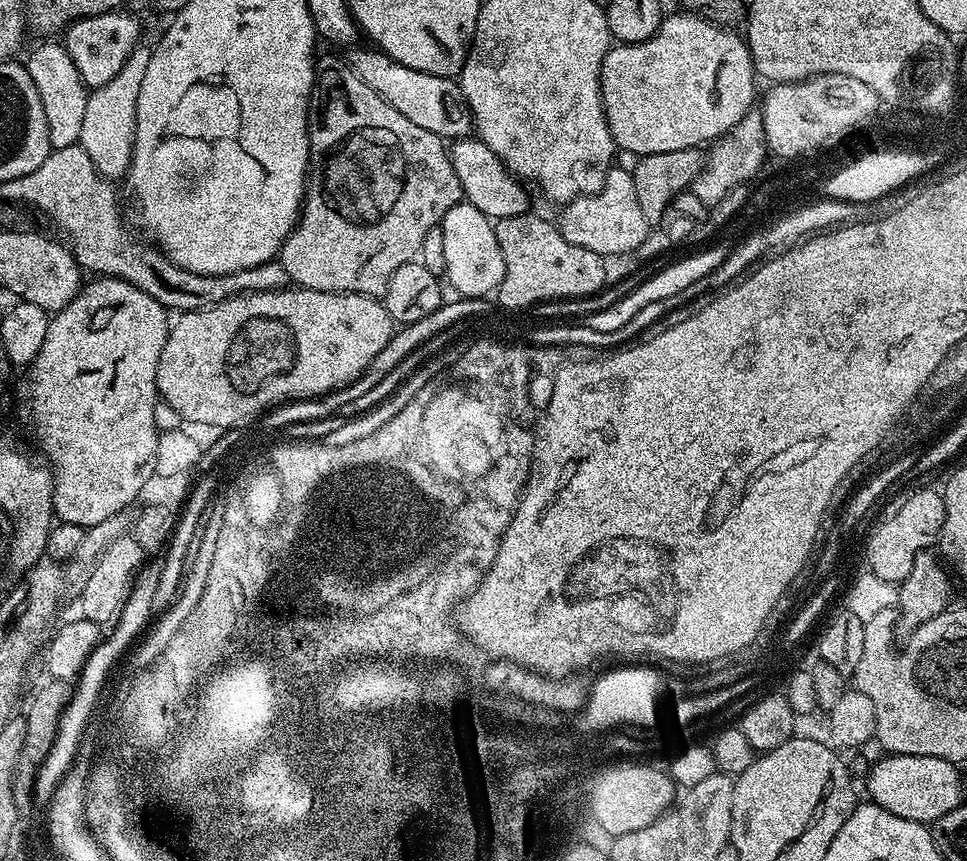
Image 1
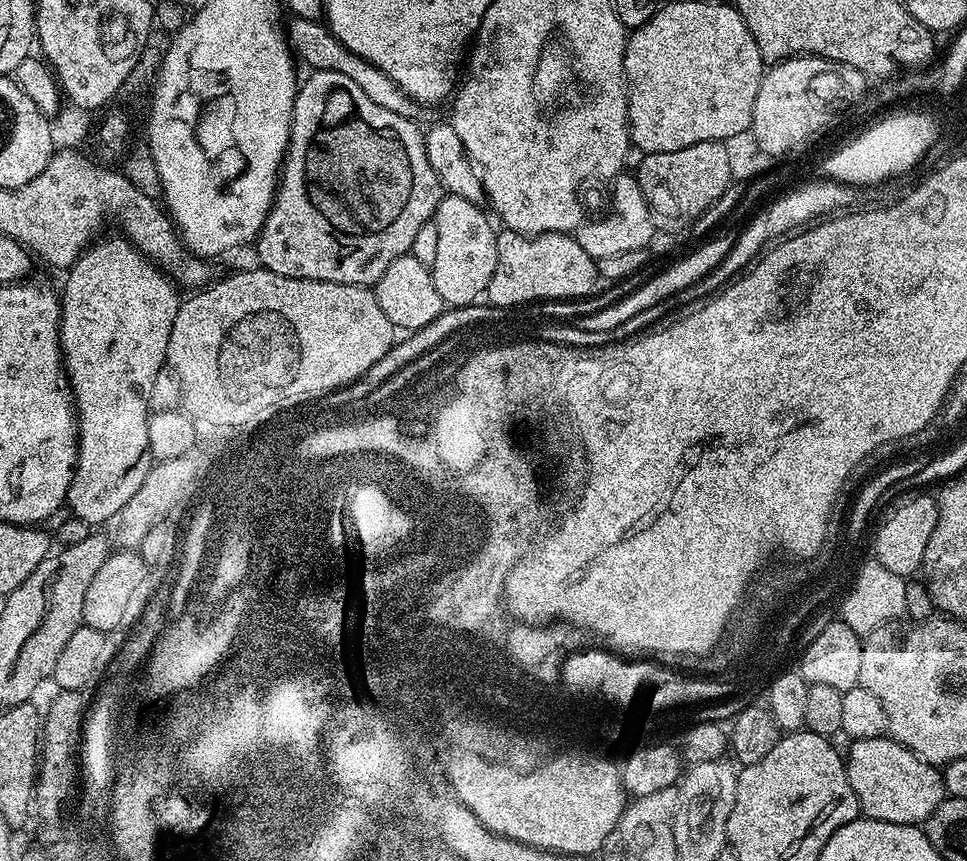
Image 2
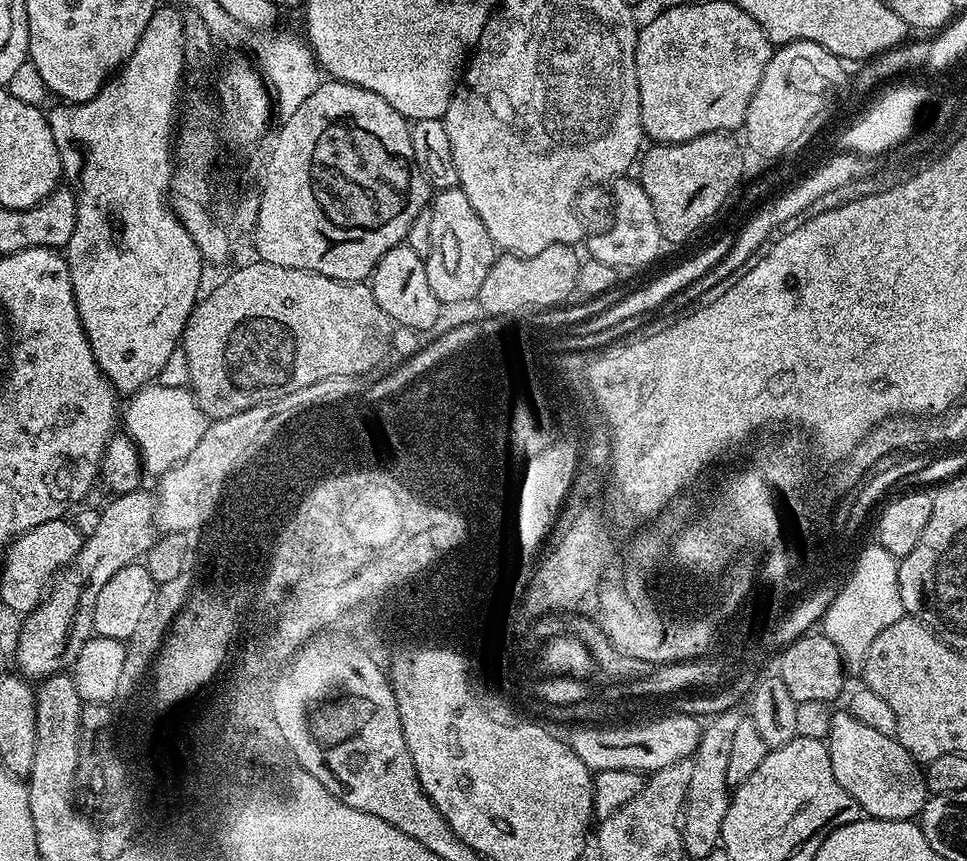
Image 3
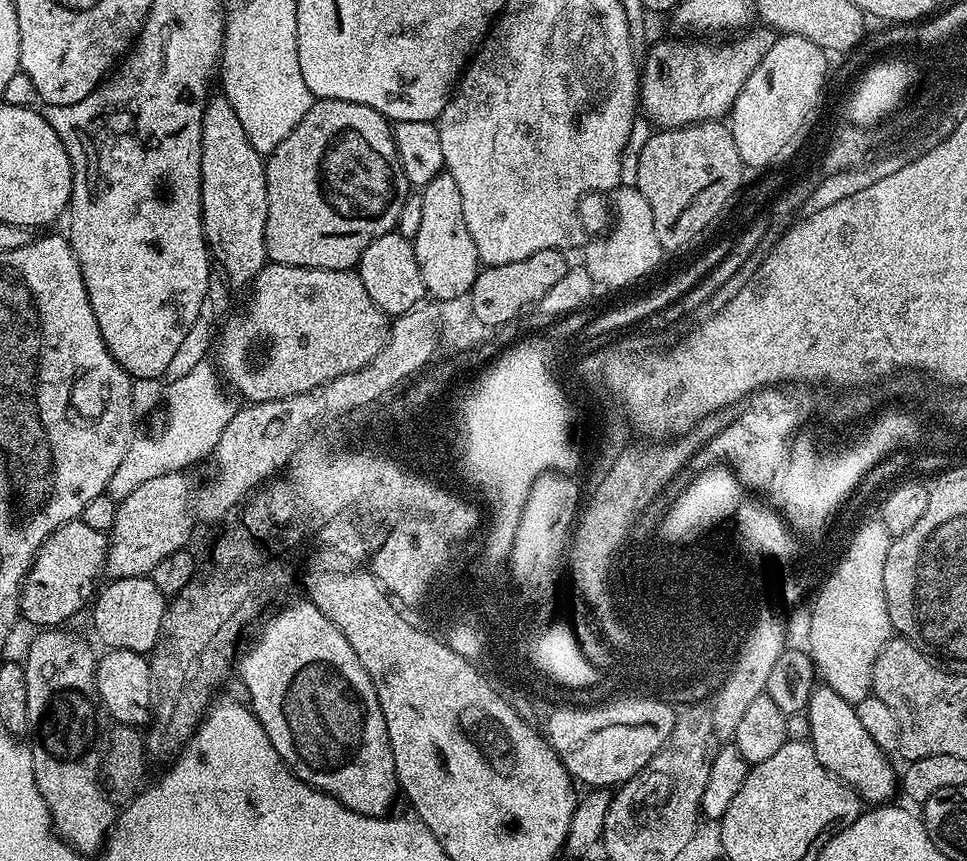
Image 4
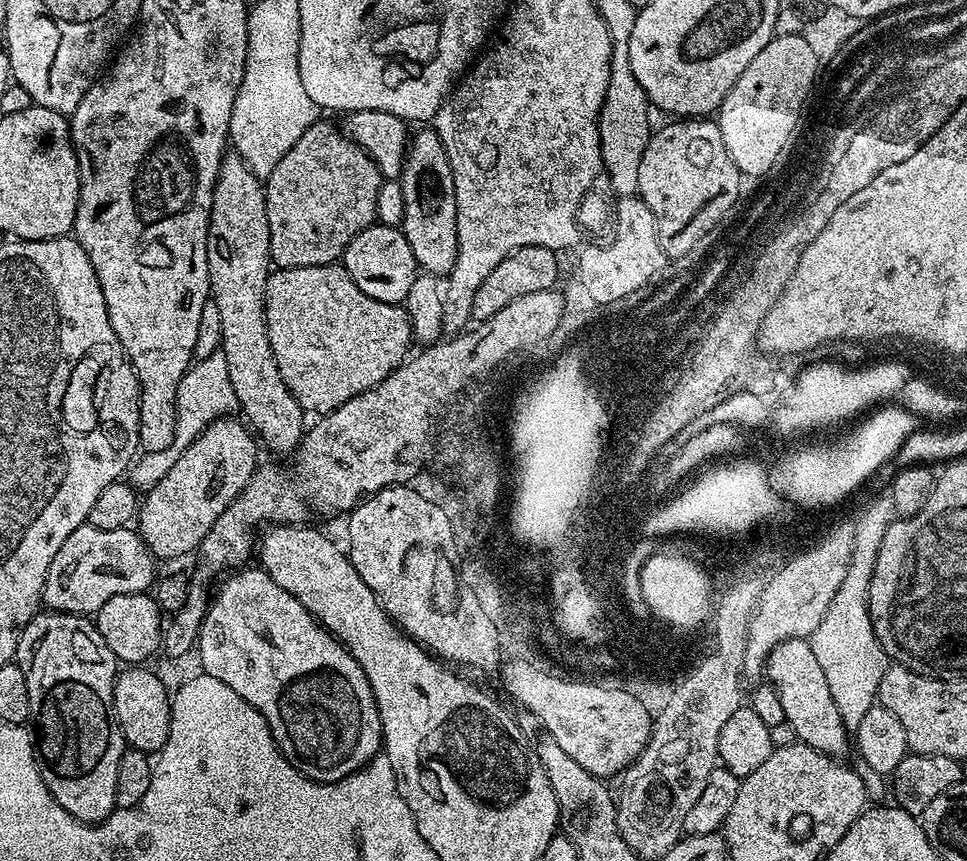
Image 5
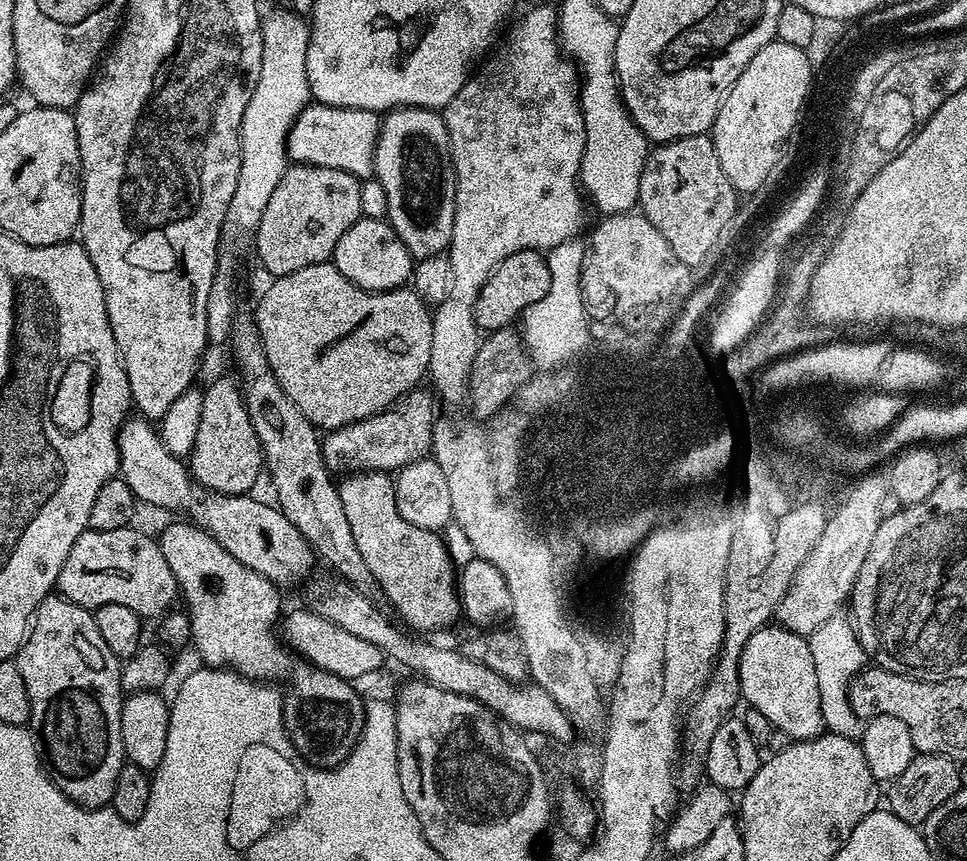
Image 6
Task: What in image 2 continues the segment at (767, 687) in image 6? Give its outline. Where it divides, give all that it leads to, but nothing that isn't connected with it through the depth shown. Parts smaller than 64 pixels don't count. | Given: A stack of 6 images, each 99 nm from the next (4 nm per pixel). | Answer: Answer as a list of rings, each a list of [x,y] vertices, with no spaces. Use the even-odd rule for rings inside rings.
[[[887,735],[869,740],[854,740],[851,741],[850,747],[852,749],[846,752],[848,778],[860,803],[860,811],[867,819],[920,826],[930,818],[930,814],[934,814],[934,810],[946,798],[941,769],[935,764],[918,759],[910,749],[902,747]]]

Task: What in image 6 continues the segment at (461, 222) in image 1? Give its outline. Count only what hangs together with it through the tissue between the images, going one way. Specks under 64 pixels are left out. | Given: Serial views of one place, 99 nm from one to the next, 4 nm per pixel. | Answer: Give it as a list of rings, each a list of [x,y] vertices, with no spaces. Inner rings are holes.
[[[394,108],[380,121],[374,178],[386,190],[387,221],[416,260],[439,256],[452,242],[456,175],[446,122],[431,108]]]

